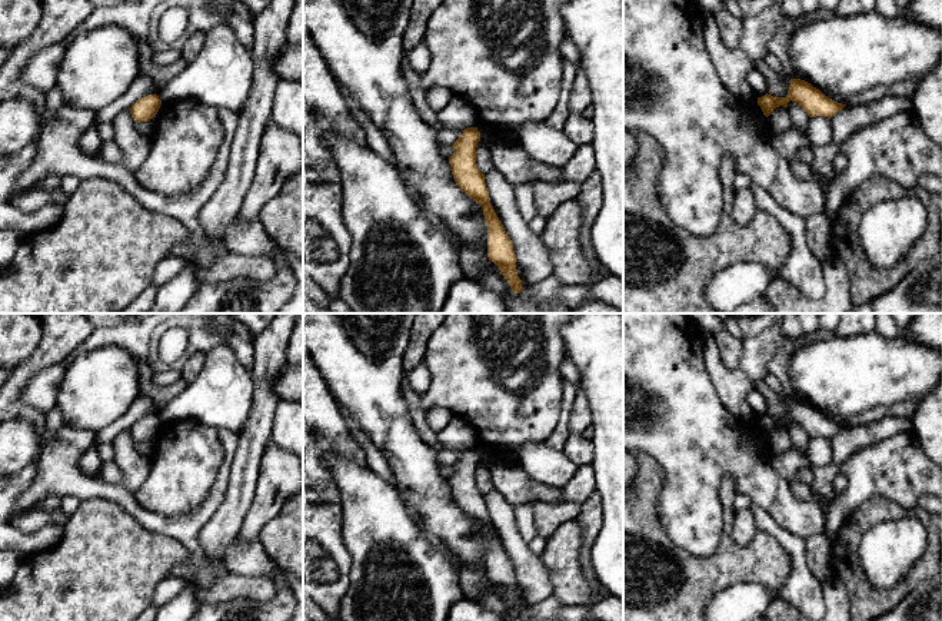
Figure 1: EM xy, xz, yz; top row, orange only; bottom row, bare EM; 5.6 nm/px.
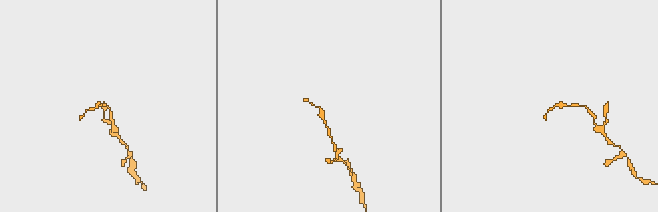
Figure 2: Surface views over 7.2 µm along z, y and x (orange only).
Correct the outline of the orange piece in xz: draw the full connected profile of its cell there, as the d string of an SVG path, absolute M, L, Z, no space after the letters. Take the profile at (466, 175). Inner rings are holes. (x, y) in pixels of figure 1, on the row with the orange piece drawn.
M467 127L452 145L453 155L449 157L456 185L470 199L483 207L487 226L487 258L499 269L515 293L522 292L522 280L516 270L516 255L502 222L499 220L489 197L485 175L476 165L476 147L480 142L477 127Z

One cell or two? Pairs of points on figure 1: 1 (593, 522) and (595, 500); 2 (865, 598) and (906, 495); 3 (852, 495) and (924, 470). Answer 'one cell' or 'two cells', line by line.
1: one cell
2: two cells
3: one cell

